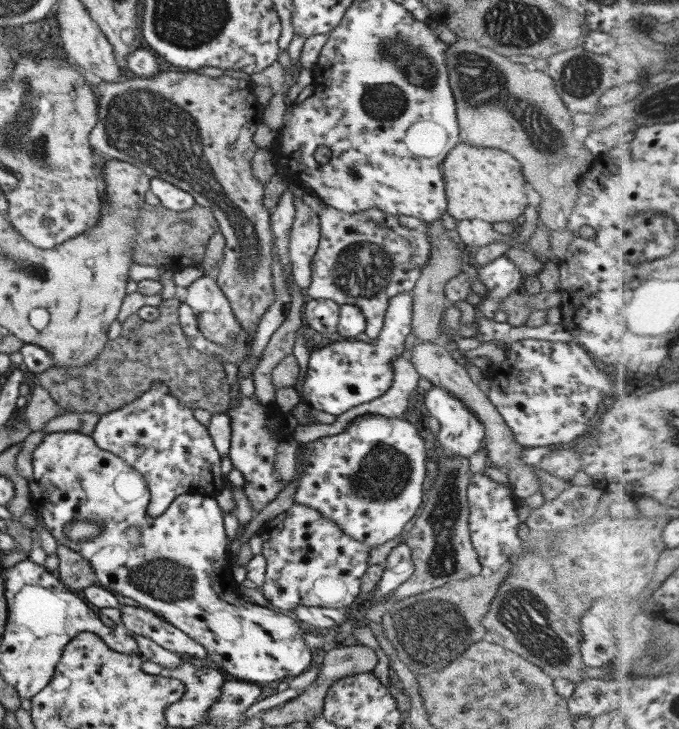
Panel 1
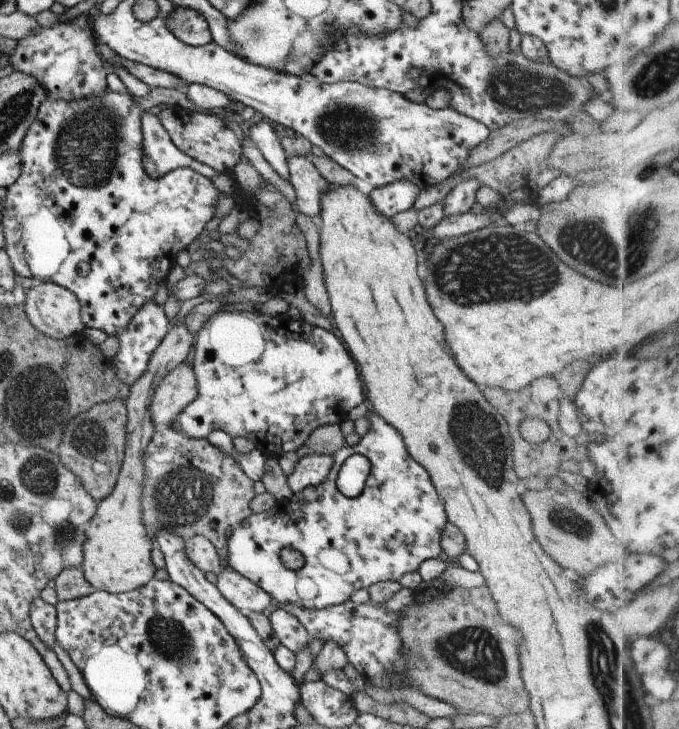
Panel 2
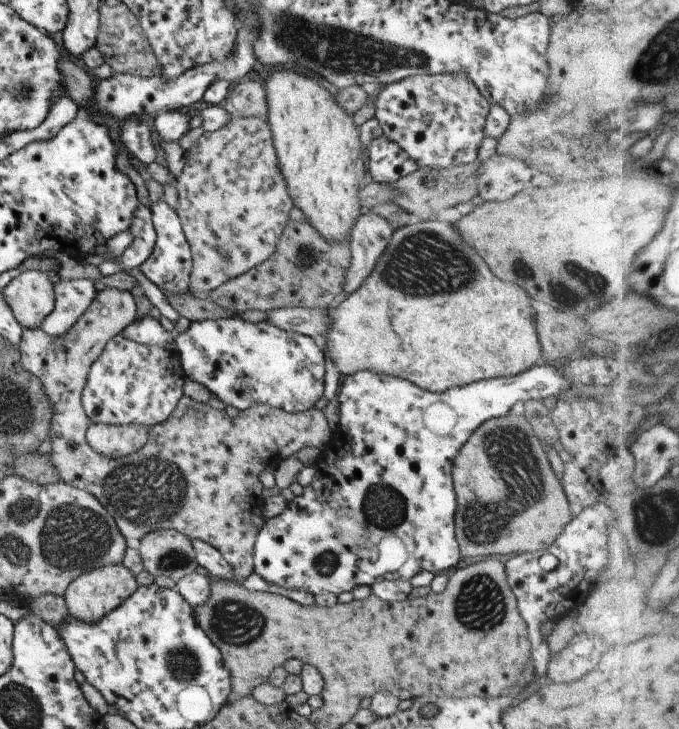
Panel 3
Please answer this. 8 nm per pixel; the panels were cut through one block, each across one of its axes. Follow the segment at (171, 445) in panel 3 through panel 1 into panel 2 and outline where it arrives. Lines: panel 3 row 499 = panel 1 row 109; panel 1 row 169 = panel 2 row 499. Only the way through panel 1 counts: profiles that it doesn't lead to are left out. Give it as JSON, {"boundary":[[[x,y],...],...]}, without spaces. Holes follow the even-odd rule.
{"boundary":[[[171,426],[158,429],[144,452],[144,482],[140,498],[142,522],[153,540],[158,530],[170,530],[170,534],[178,534],[182,540],[202,535],[214,544],[221,560],[225,562],[230,534],[238,524],[253,513],[249,502],[255,495],[254,483],[242,472],[234,456],[222,452],[222,448],[216,448],[208,439],[190,438]]]}

